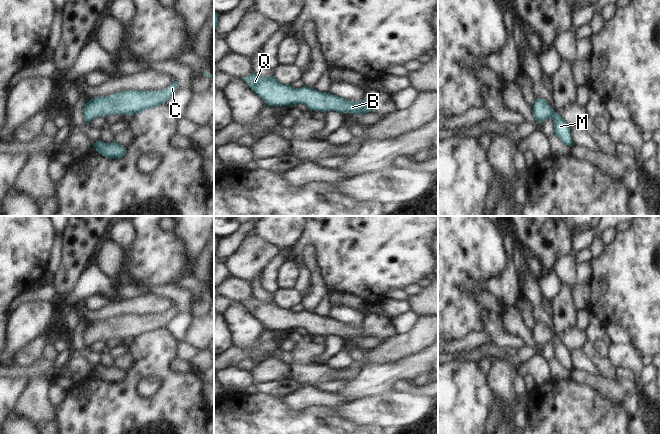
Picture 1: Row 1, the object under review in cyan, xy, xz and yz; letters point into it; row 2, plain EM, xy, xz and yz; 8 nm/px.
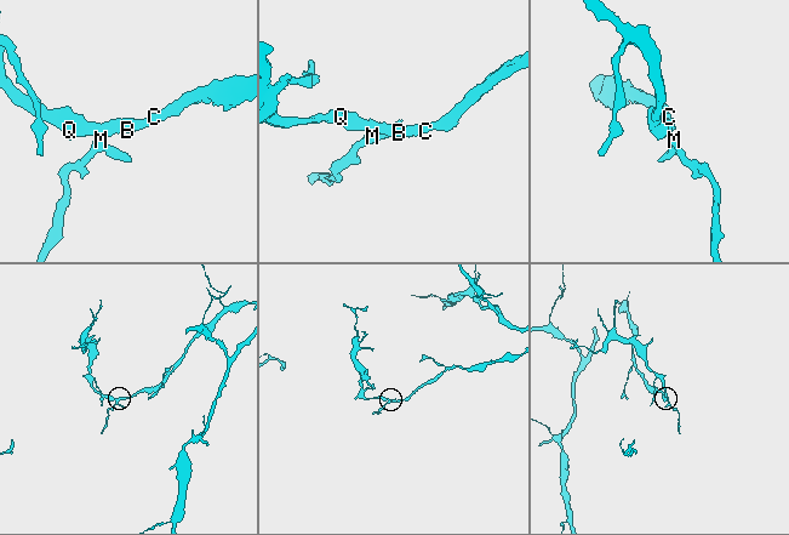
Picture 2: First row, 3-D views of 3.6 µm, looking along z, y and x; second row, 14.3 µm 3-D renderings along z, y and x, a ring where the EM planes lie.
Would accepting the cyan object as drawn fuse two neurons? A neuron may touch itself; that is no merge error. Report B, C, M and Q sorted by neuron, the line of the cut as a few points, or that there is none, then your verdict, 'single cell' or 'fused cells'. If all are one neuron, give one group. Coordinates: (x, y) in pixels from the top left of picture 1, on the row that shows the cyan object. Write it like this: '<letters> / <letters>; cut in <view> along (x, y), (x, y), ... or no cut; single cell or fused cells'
B C M Q; no cut; single cell

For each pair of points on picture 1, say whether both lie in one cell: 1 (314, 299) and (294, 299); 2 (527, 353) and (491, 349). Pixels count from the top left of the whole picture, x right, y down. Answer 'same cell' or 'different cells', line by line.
1: different cells
2: same cell

